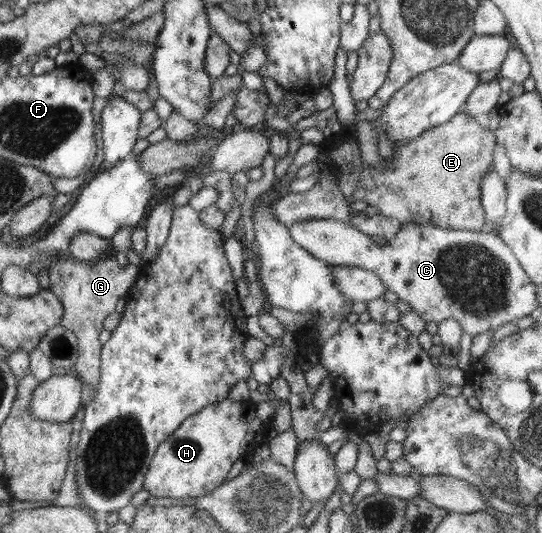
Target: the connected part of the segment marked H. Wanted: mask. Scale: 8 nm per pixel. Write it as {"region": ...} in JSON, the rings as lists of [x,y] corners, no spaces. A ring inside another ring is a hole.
{"region":[[[226,397],[218,403],[202,408],[200,412],[186,418],[168,440],[160,443],[146,471],[143,488],[156,498],[190,498],[208,494],[226,480],[226,474],[232,470],[236,460],[251,462],[255,449],[268,443],[269,429],[270,423],[262,422],[256,416],[256,404],[252,399],[232,402]]]}

